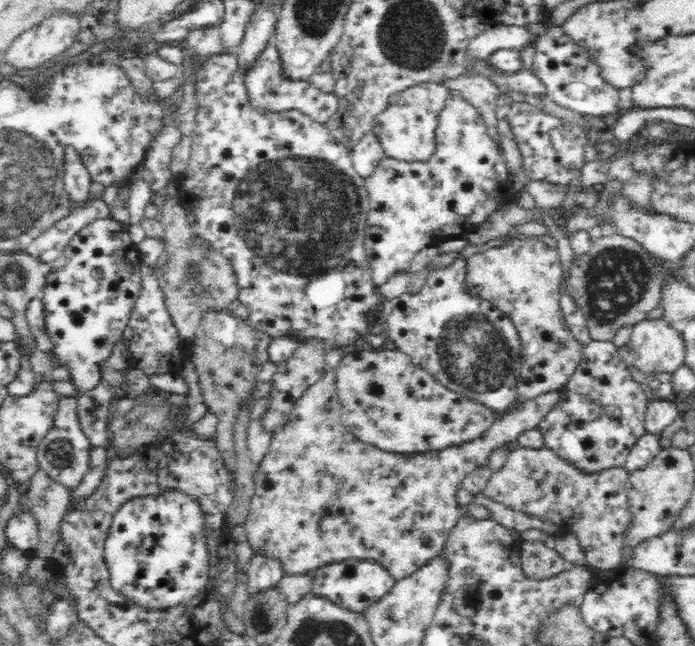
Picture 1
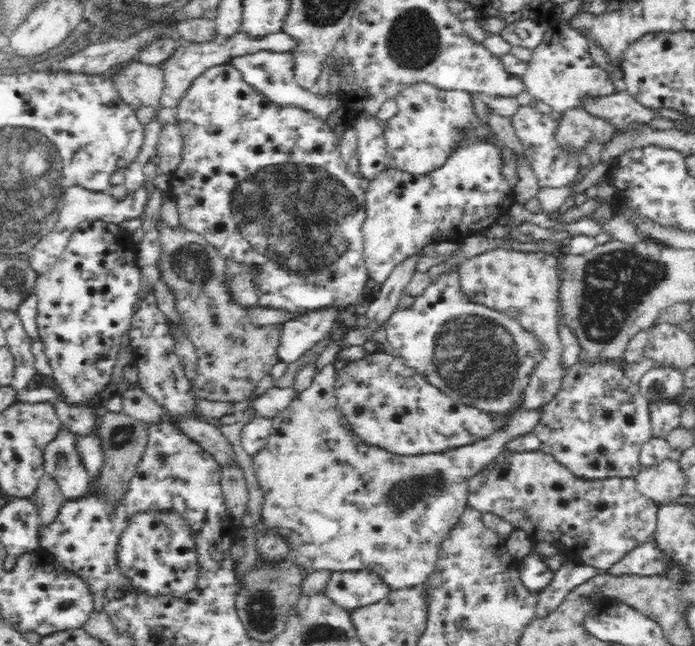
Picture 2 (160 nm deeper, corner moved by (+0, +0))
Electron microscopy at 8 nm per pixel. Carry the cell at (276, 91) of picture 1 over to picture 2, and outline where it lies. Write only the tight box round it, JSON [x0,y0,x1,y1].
[230,50,341,121]

